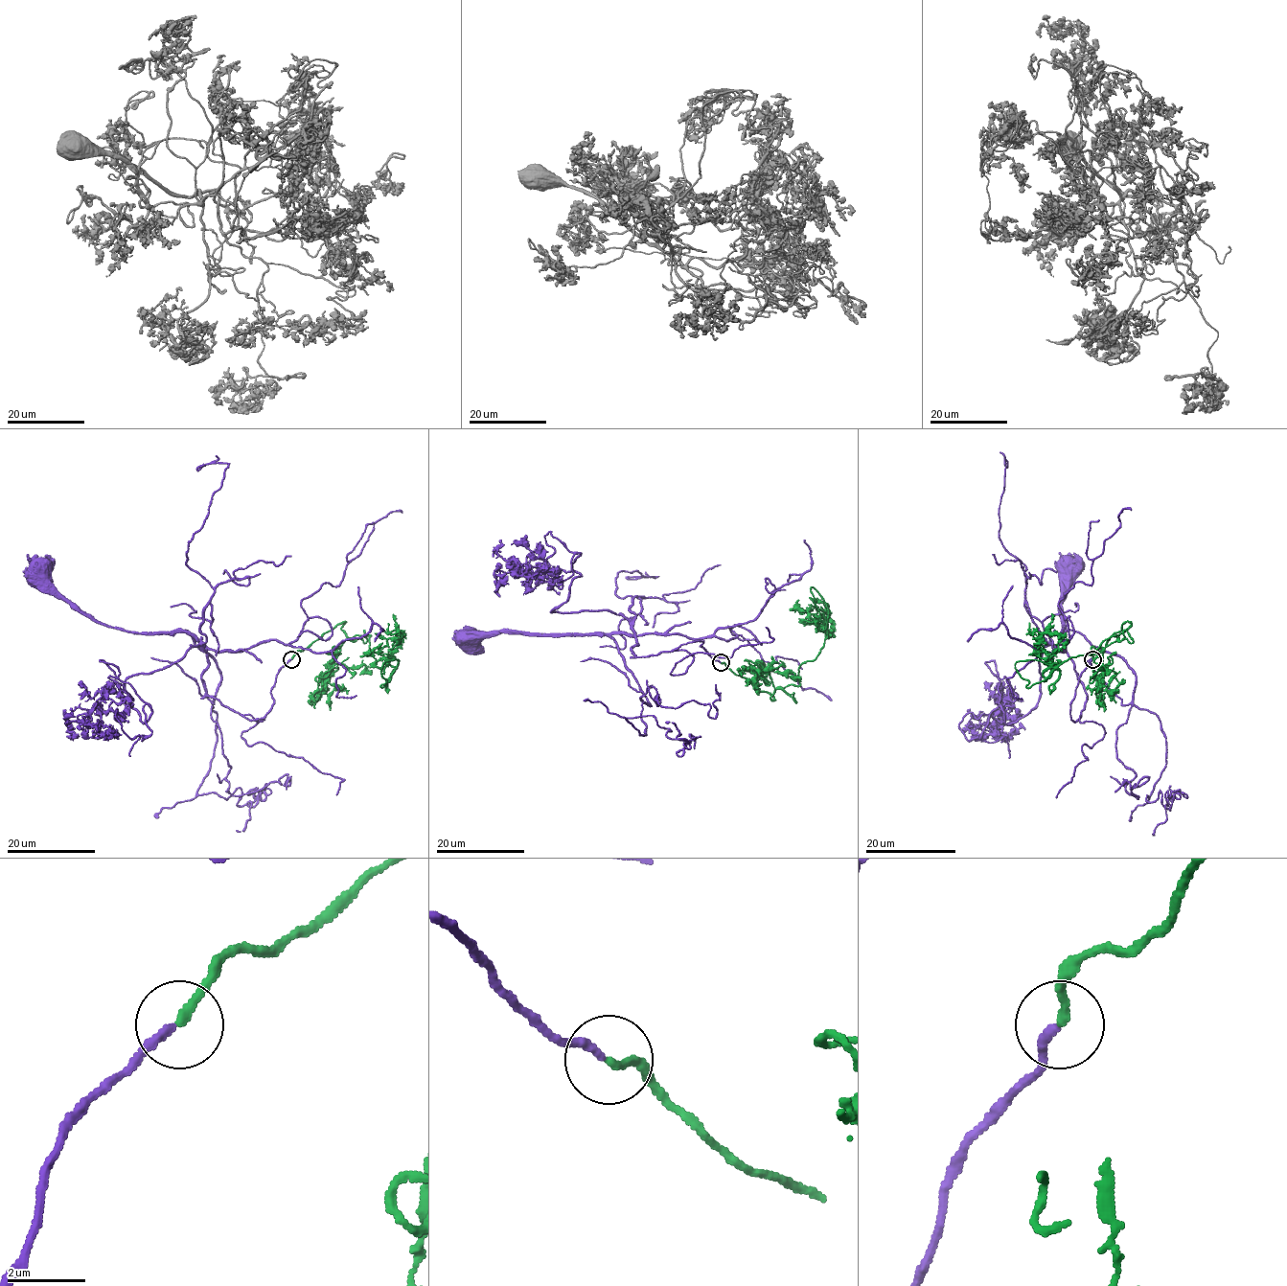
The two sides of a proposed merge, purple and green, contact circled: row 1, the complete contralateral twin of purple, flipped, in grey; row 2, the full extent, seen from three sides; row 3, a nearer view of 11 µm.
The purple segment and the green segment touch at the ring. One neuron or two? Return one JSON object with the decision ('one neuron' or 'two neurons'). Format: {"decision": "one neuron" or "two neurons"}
{"decision": "one neuron"}

